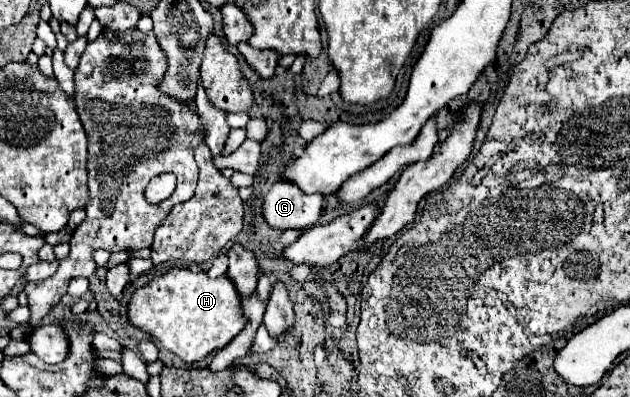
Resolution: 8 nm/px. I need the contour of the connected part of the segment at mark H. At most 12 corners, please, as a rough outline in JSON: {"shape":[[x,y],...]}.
{"shape":[[171,269],[139,287],[127,321],[183,363],[247,323],[223,275]]}

